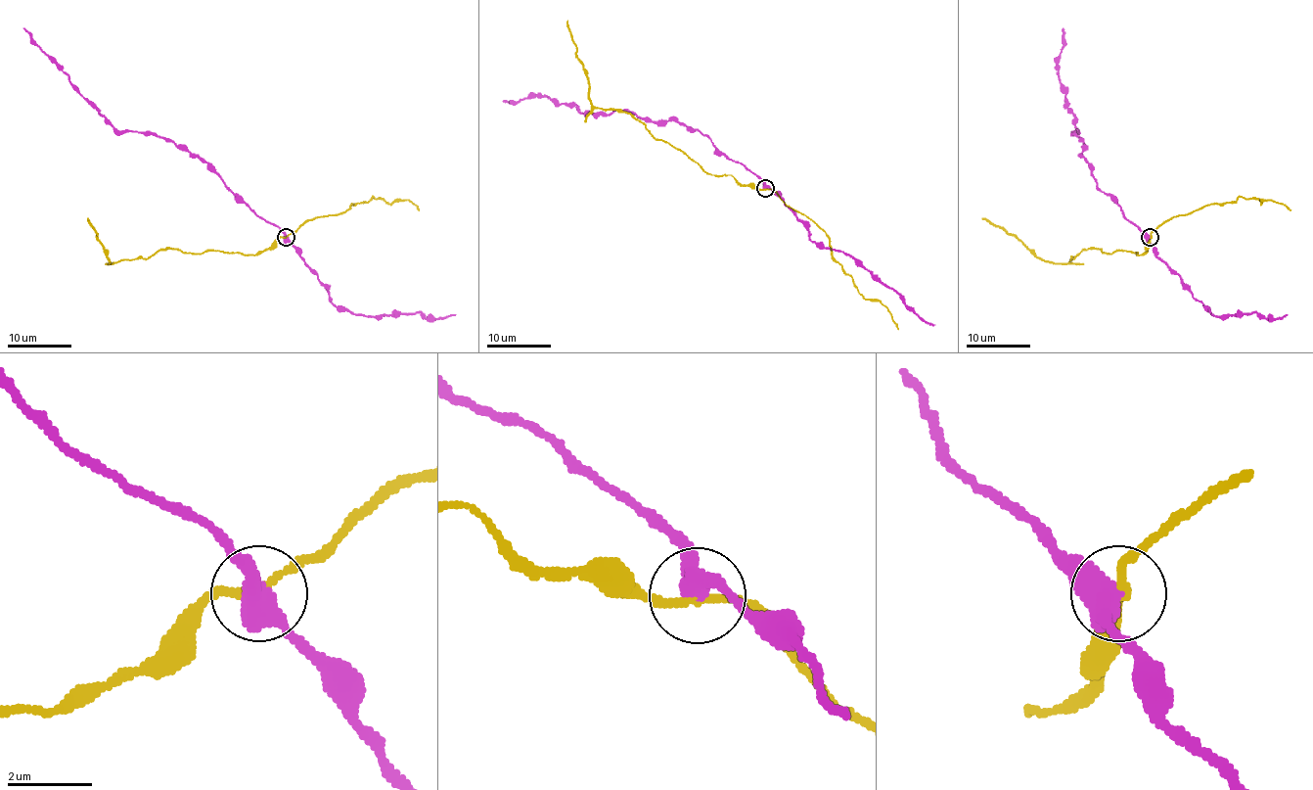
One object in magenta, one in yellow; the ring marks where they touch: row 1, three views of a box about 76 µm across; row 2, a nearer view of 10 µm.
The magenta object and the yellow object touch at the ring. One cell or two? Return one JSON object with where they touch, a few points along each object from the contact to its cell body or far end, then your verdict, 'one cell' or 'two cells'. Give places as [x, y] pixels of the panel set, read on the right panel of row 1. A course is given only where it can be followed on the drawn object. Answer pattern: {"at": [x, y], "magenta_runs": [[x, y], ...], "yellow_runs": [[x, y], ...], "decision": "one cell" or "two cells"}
{"at": [1150, 237], "magenta_runs": [[1150, 238], [1097, 186], [1092, 166], [1082, 157], [1082, 141], [1072, 131], [1074, 114], [1058, 73], [1063, 28]], "yellow_runs": [[1150, 238], [1148, 249], [1140, 255], [1084, 249], [1066, 263], [1058, 263], [1040, 260], [1017, 238], [982, 218]], "decision": "two cells"}

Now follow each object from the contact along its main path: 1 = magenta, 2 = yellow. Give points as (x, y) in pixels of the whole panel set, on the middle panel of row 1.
1: (766, 188), (706, 135), (676, 120), (645, 120), (612, 111), (581, 113), (545, 96), (502, 101)
2: (766, 188), (747, 186), (730, 175), (707, 173), (626, 113), (592, 105), (589, 78), (576, 55), (566, 21)

